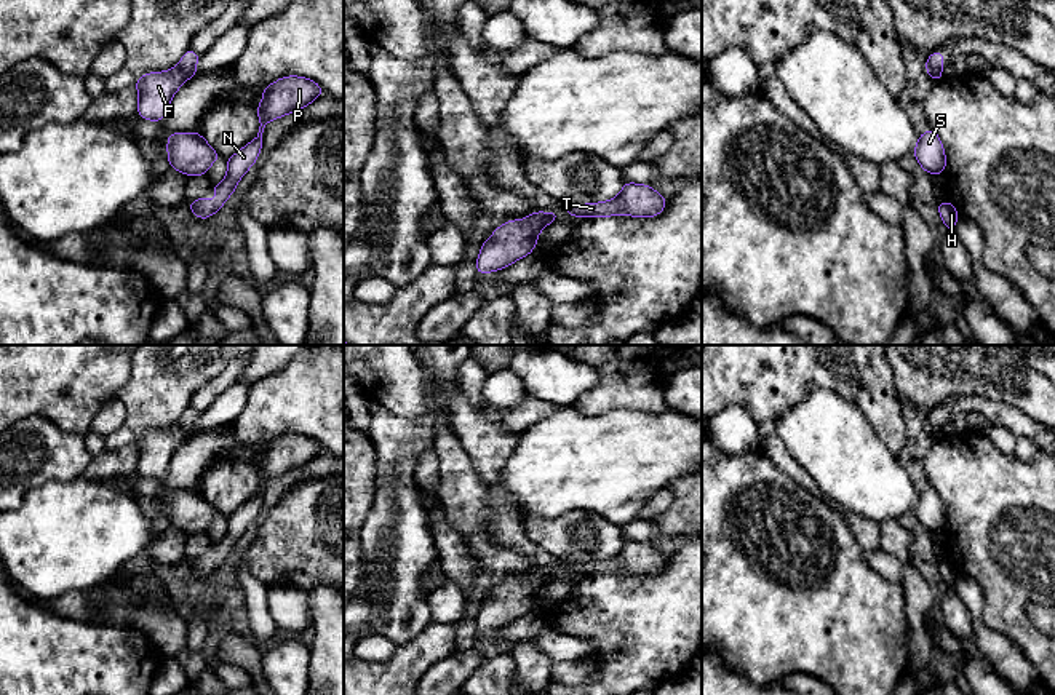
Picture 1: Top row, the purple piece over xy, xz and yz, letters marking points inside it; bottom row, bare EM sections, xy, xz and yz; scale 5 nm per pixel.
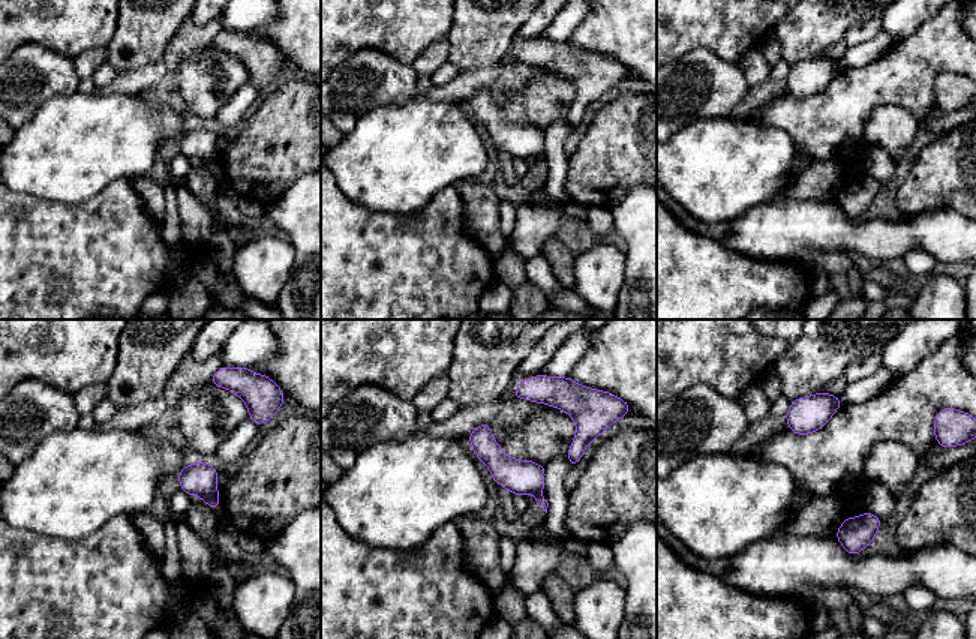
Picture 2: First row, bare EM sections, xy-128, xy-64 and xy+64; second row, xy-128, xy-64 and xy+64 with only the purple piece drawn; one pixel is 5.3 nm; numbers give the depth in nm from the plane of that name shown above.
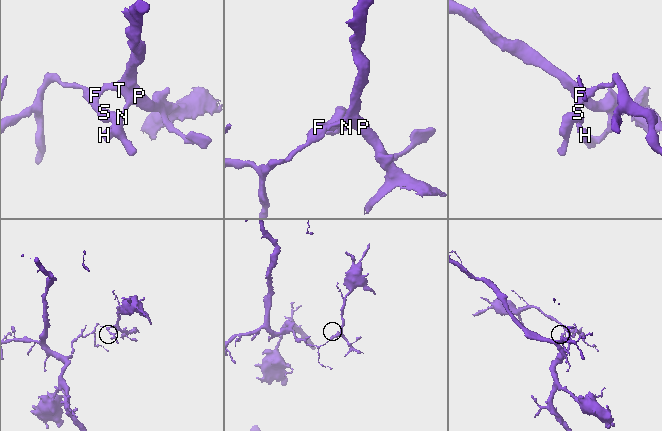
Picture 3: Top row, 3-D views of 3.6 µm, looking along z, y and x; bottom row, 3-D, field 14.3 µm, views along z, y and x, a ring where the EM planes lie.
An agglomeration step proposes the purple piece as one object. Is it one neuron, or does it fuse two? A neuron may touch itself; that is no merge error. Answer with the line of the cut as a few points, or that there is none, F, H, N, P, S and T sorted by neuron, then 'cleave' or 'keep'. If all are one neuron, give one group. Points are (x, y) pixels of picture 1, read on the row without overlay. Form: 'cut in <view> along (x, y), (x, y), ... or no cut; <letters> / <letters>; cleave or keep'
cut in xz along (541, 571), (545, 582); F S / H N P T; cleave

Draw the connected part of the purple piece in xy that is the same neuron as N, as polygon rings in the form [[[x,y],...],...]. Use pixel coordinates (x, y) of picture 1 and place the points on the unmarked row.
[[[281,435],[272,443],[264,444],[262,460],[257,463],[259,490],[243,506],[227,518],[227,534],[221,542],[211,543],[217,553],[224,553],[224,558],[206,558],[205,554],[190,559],[187,564],[198,577],[208,577],[216,569],[227,562],[227,558],[233,553],[237,540],[254,522],[262,506],[262,490],[265,483],[285,475],[294,468],[304,467],[323,452],[323,446],[305,435]]]

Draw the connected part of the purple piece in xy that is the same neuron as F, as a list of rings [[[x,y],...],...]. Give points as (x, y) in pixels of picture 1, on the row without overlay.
[[[181,425],[166,430],[150,430],[136,438],[137,475],[161,479],[169,467],[174,451],[189,438]]]

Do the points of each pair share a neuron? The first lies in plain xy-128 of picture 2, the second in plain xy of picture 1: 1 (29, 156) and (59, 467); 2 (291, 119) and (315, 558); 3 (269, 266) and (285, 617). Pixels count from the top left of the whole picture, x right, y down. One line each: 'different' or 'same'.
1: different
2: same
3: different

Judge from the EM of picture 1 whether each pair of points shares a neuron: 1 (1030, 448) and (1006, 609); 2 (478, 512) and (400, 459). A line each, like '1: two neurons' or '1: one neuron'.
1: two neurons
2: two neurons

